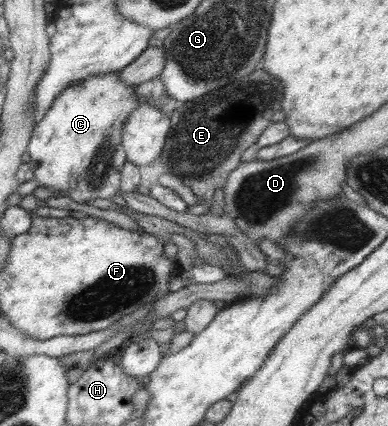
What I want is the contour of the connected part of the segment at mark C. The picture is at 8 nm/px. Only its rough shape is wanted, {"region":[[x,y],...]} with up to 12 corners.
{"region":[[118,72],[68,83],[33,126],[37,186],[83,203],[119,193]]}

